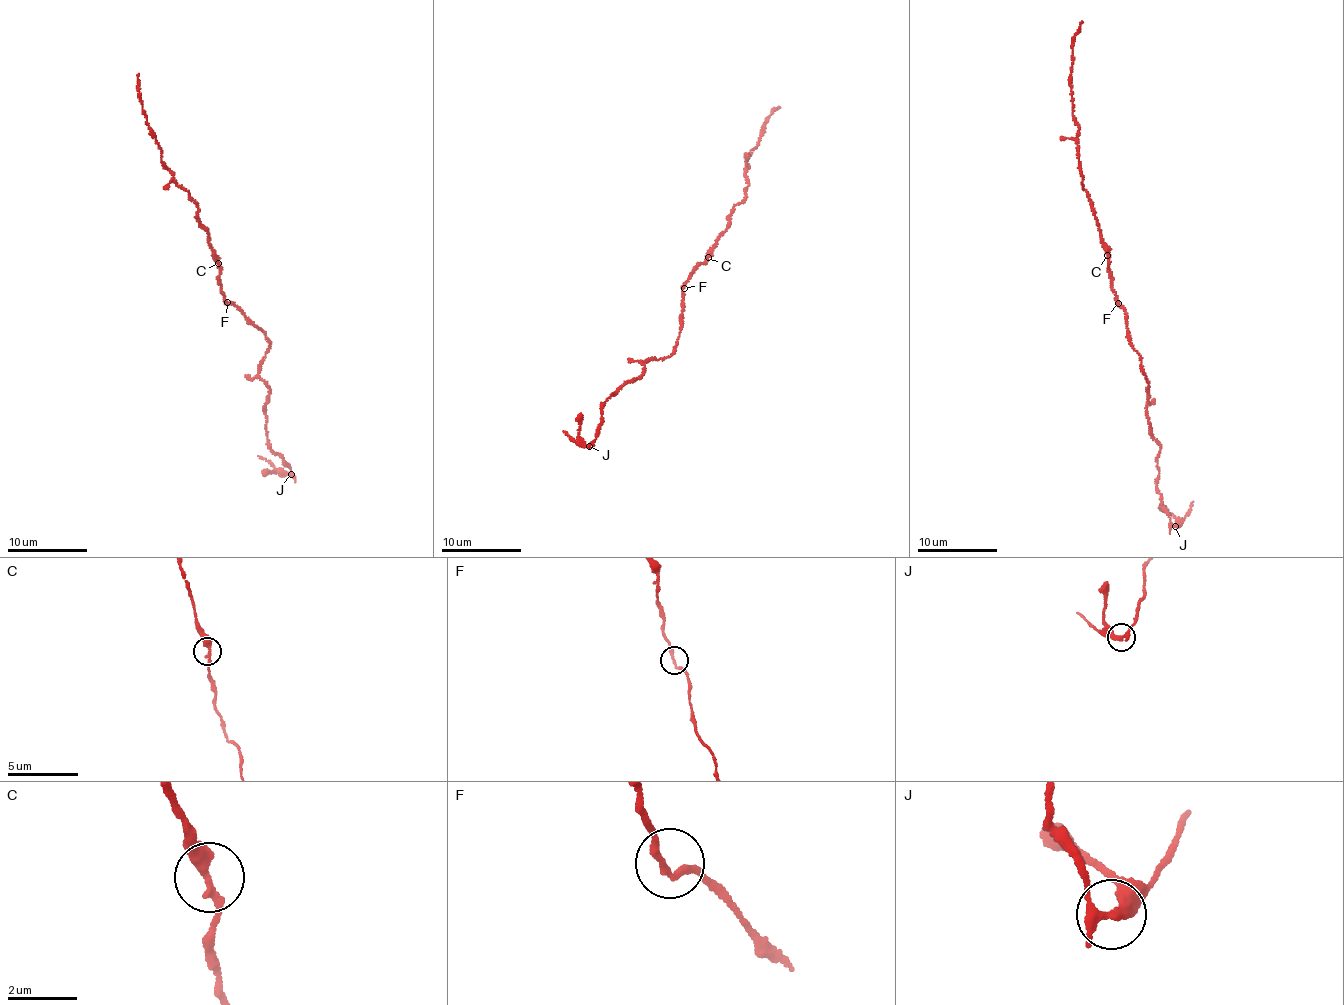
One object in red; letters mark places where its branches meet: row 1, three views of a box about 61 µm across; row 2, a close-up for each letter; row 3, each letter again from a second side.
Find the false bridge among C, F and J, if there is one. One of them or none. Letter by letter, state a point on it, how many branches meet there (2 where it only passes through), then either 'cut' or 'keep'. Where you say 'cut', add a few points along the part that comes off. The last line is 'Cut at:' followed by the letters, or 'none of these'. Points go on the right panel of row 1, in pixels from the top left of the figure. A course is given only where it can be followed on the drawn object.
C: (1107, 255) | 2 | keep
F: (1118, 303) | 2 | keep
J: (1175, 526) | 2 | cut | (1174, 527), (1184, 520), (1193, 502)
Cut at: J

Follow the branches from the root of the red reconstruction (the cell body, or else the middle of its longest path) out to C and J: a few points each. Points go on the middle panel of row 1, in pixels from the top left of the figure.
C: (682, 286), (708, 257)
J: (682, 286), (683, 311), (674, 350), (665, 358), (642, 363), (643, 375), (601, 404), (601, 423), (589, 446)

